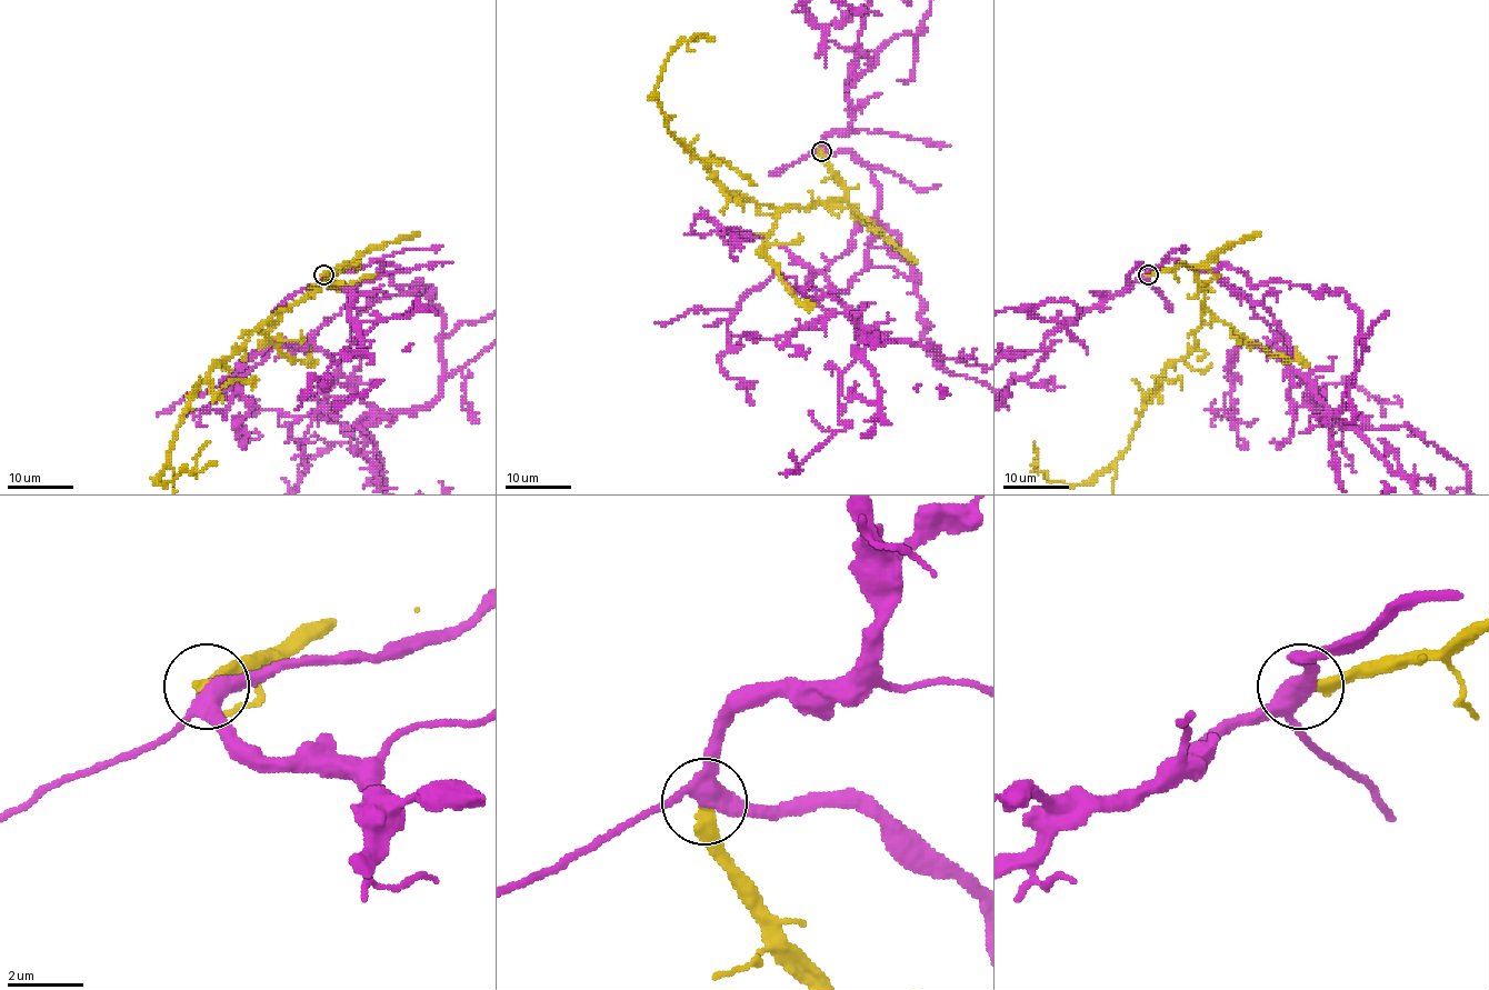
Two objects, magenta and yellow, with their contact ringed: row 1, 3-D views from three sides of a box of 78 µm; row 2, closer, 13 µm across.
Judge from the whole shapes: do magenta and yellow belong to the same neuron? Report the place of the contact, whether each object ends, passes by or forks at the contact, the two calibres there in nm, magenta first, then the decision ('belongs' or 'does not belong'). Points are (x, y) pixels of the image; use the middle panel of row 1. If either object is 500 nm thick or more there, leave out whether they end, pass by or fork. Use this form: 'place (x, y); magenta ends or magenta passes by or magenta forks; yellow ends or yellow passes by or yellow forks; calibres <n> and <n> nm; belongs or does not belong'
place (821, 151); magenta forks; yellow ends; calibres 400 and 400 nm; does not belong

